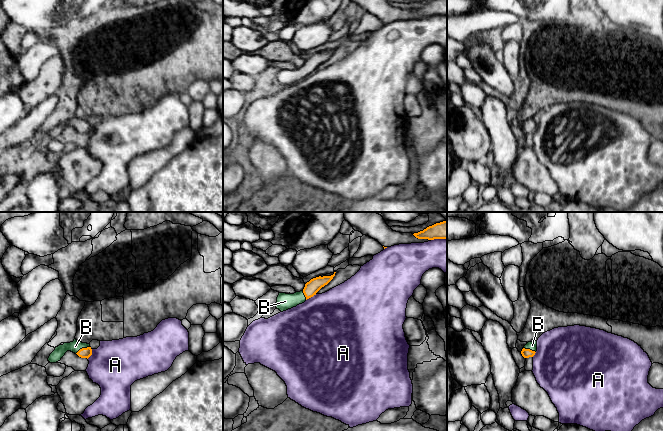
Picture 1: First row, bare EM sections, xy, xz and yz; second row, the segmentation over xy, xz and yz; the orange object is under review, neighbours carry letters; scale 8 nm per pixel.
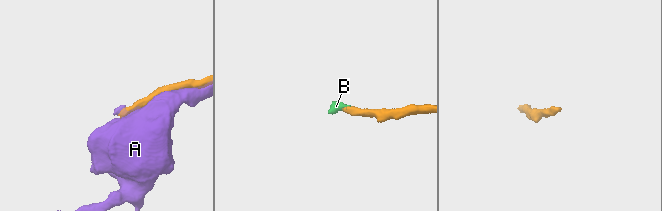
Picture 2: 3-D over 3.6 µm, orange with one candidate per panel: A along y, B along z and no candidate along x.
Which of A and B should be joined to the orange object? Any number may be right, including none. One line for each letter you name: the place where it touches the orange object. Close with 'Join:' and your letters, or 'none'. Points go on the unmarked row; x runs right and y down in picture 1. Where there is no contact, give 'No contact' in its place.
B: Touches orange at xy (82, 124)
Join: B

